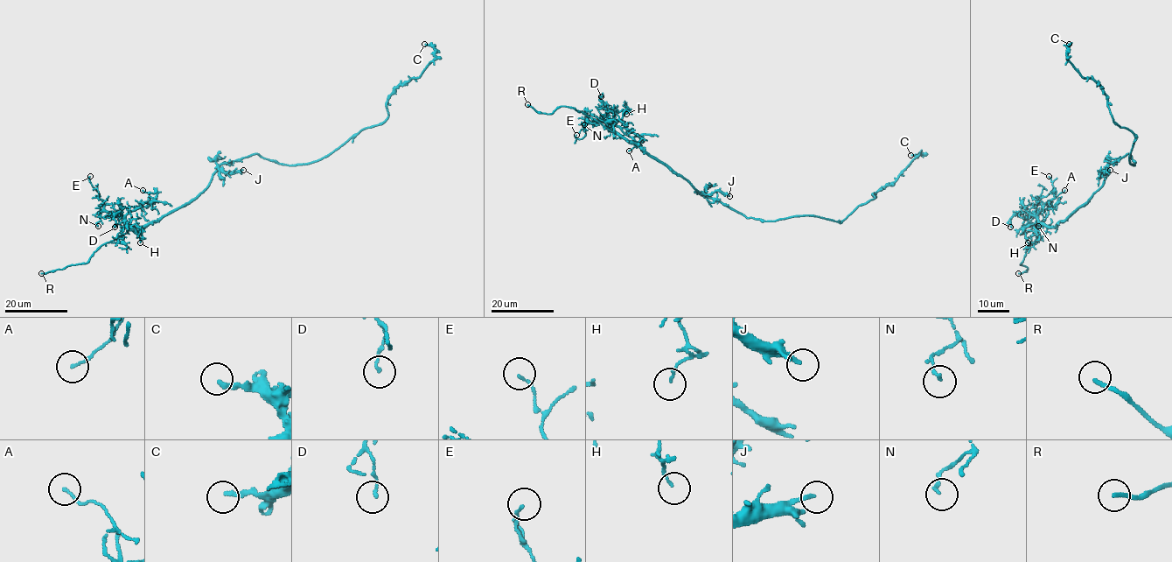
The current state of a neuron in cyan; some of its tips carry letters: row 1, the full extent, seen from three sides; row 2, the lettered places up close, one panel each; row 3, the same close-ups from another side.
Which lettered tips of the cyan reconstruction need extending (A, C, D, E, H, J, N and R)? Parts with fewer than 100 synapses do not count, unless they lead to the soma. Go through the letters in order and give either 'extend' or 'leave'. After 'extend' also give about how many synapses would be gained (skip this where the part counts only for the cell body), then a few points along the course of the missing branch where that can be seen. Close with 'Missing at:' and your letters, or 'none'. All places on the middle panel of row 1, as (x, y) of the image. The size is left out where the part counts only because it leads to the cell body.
A: leave
C: leave
D: leave
E: leave
H: leave
J: leave
N: leave
R: extend
Missing at: R

